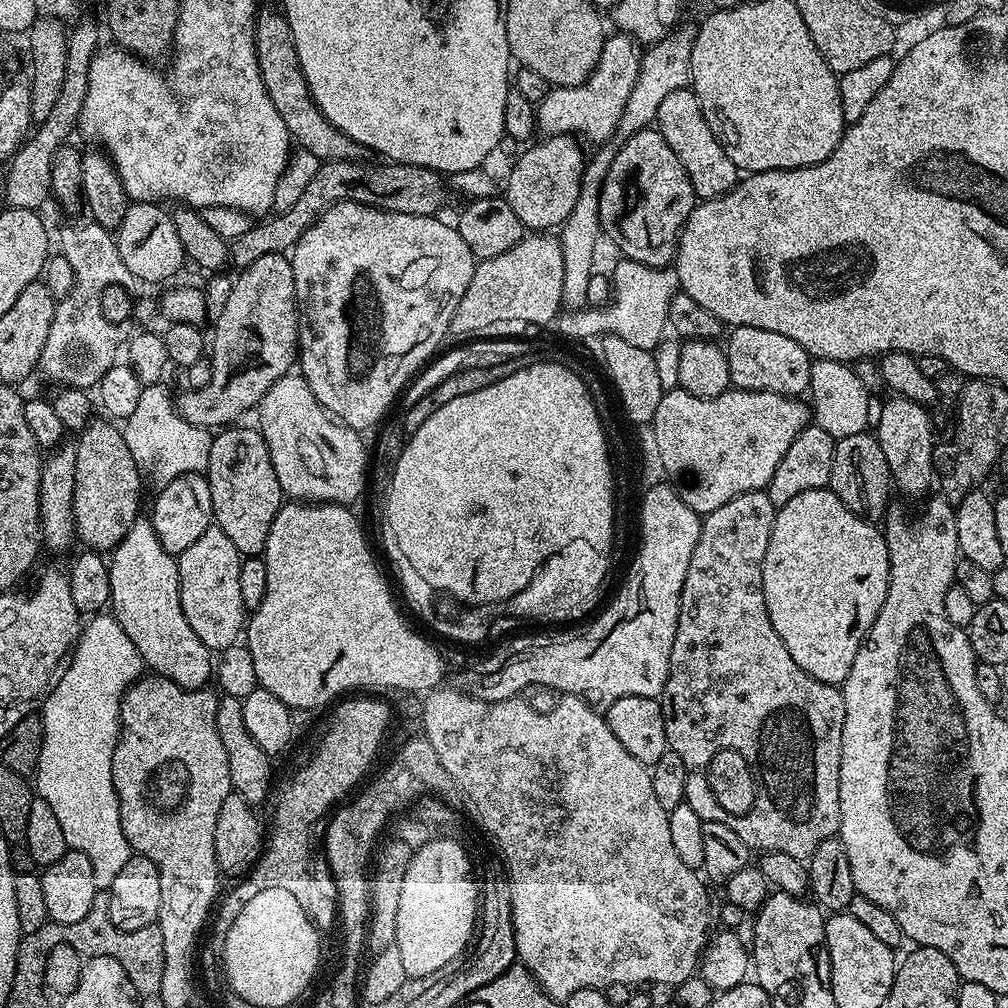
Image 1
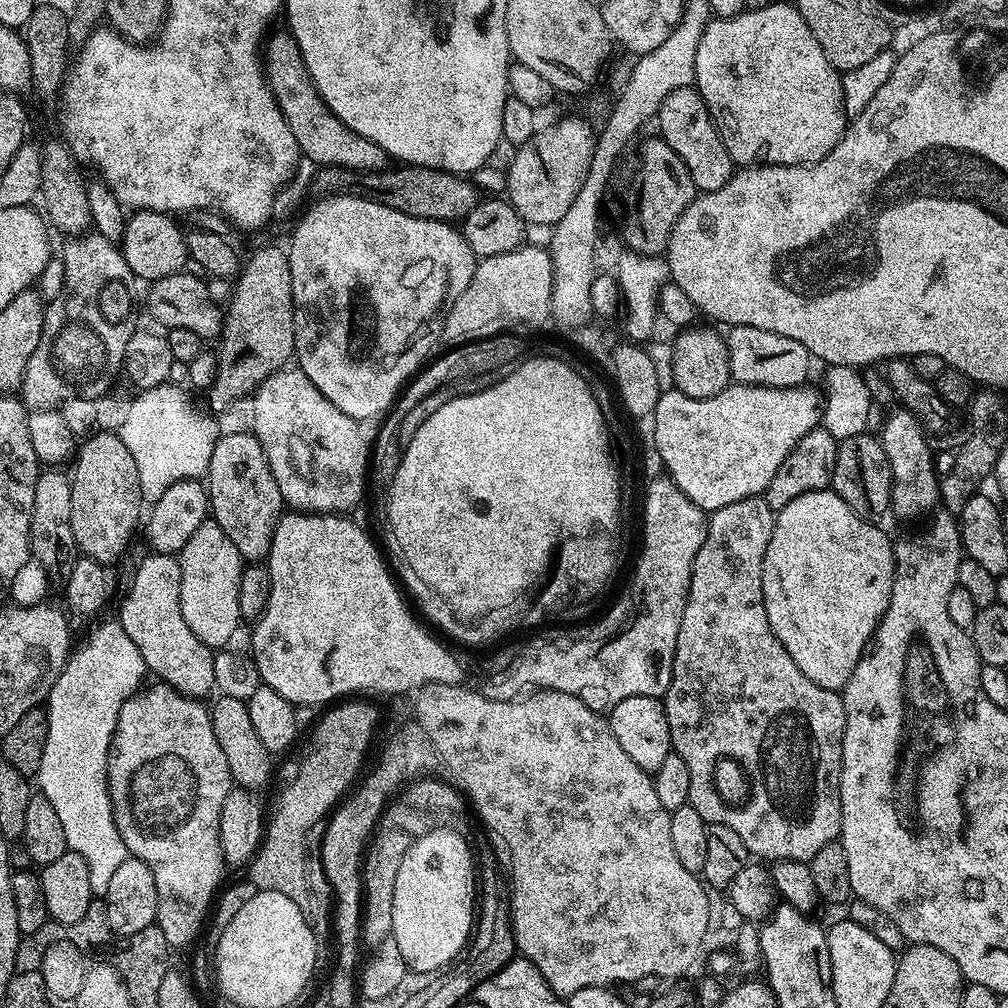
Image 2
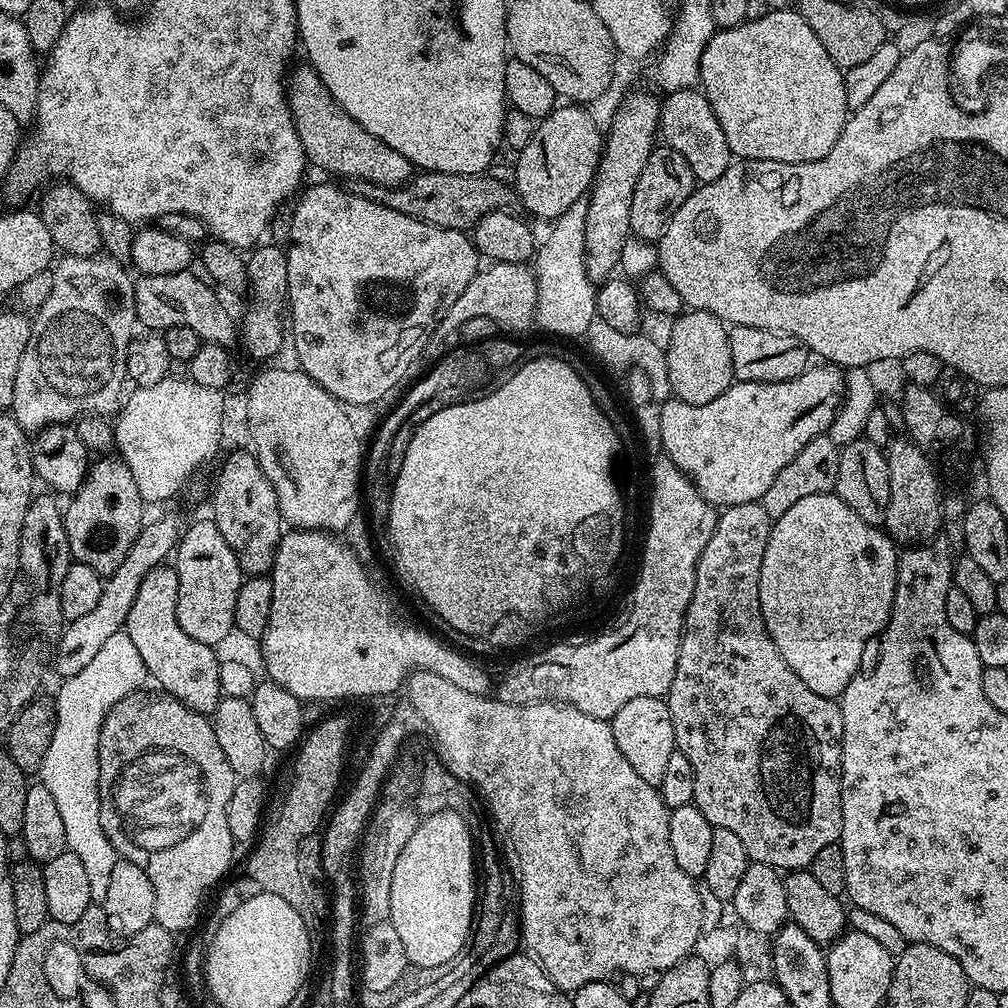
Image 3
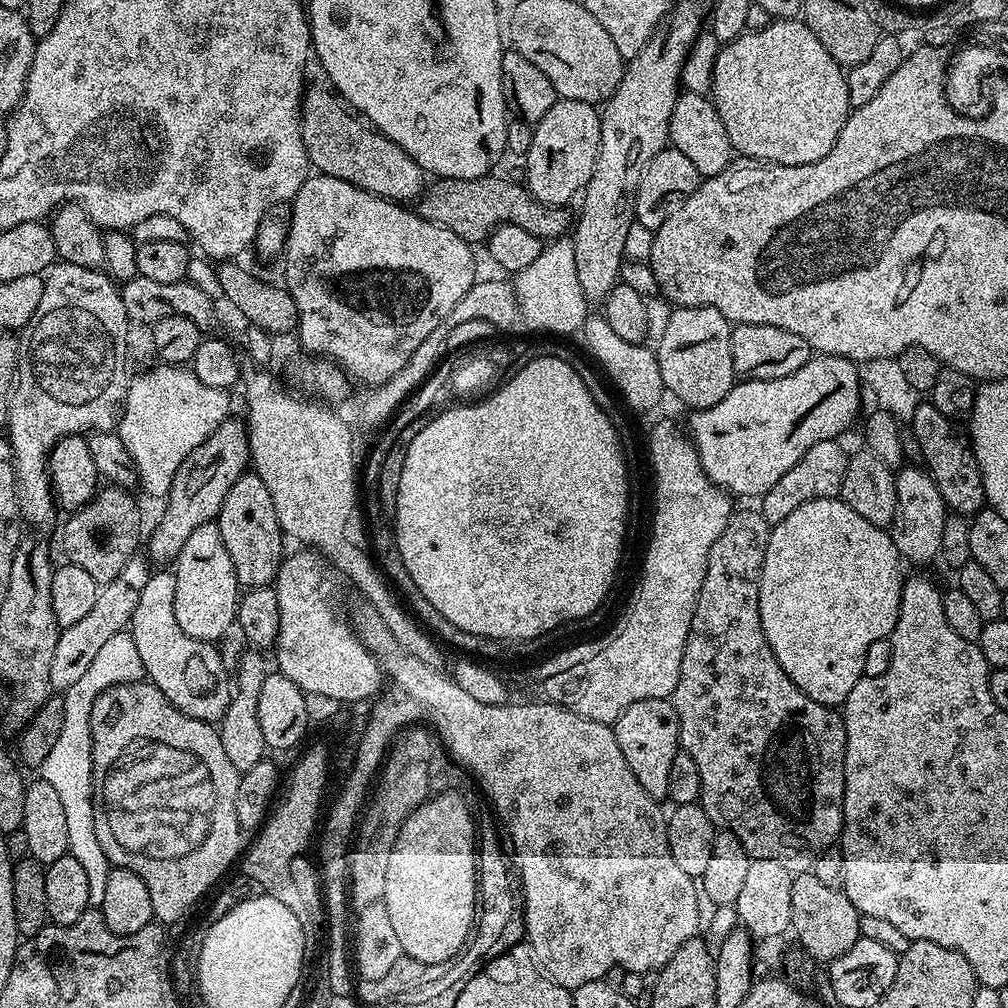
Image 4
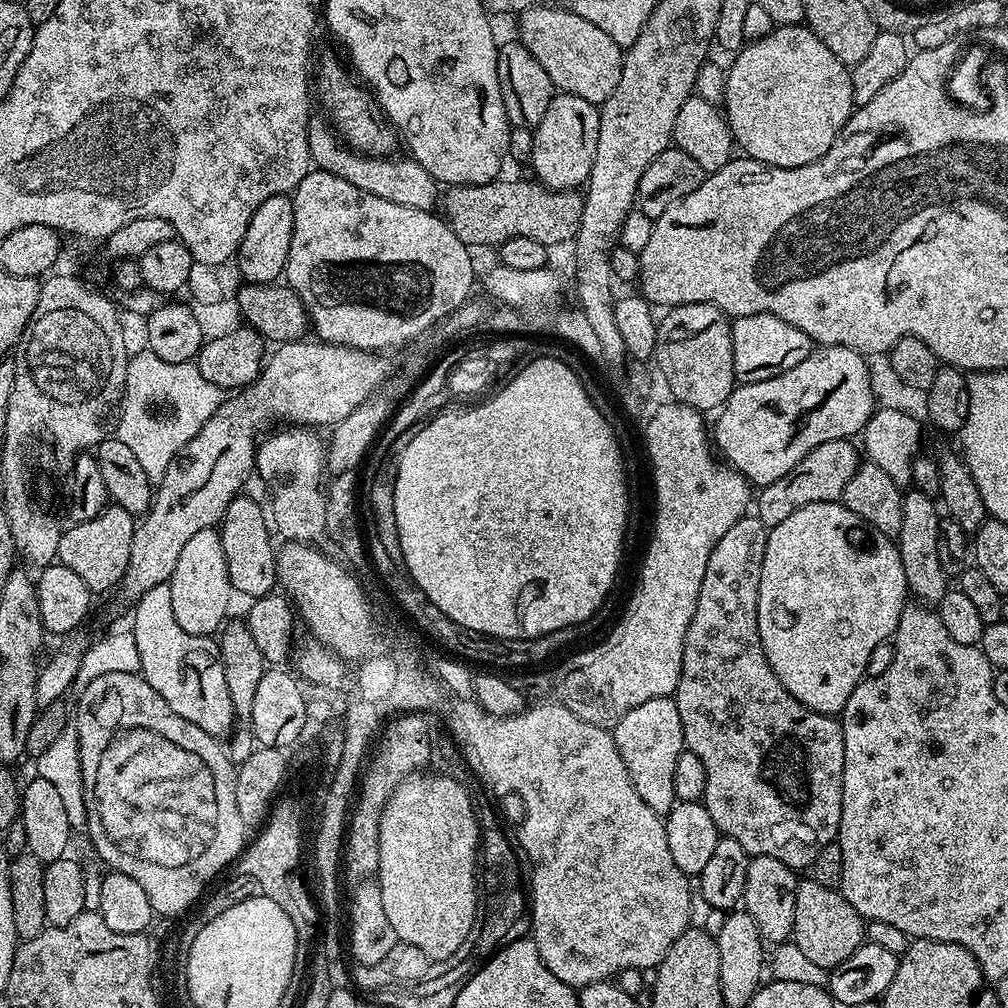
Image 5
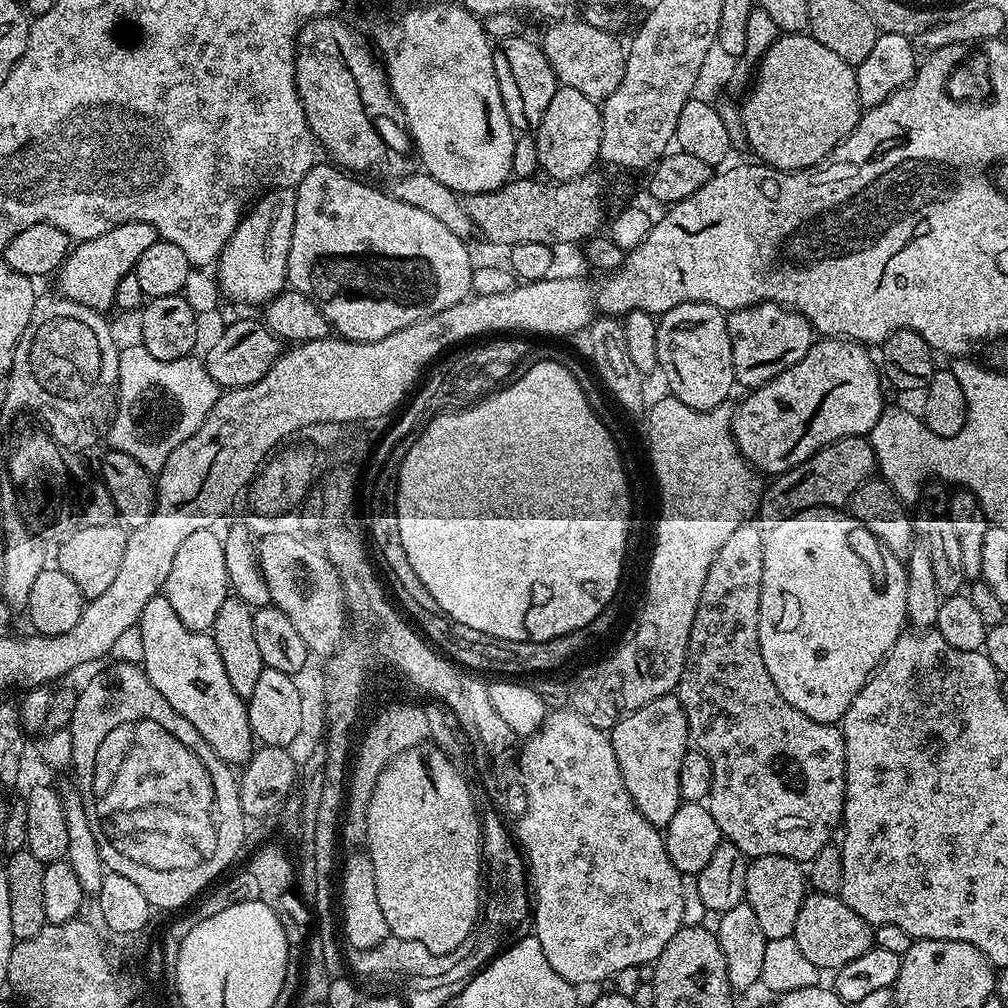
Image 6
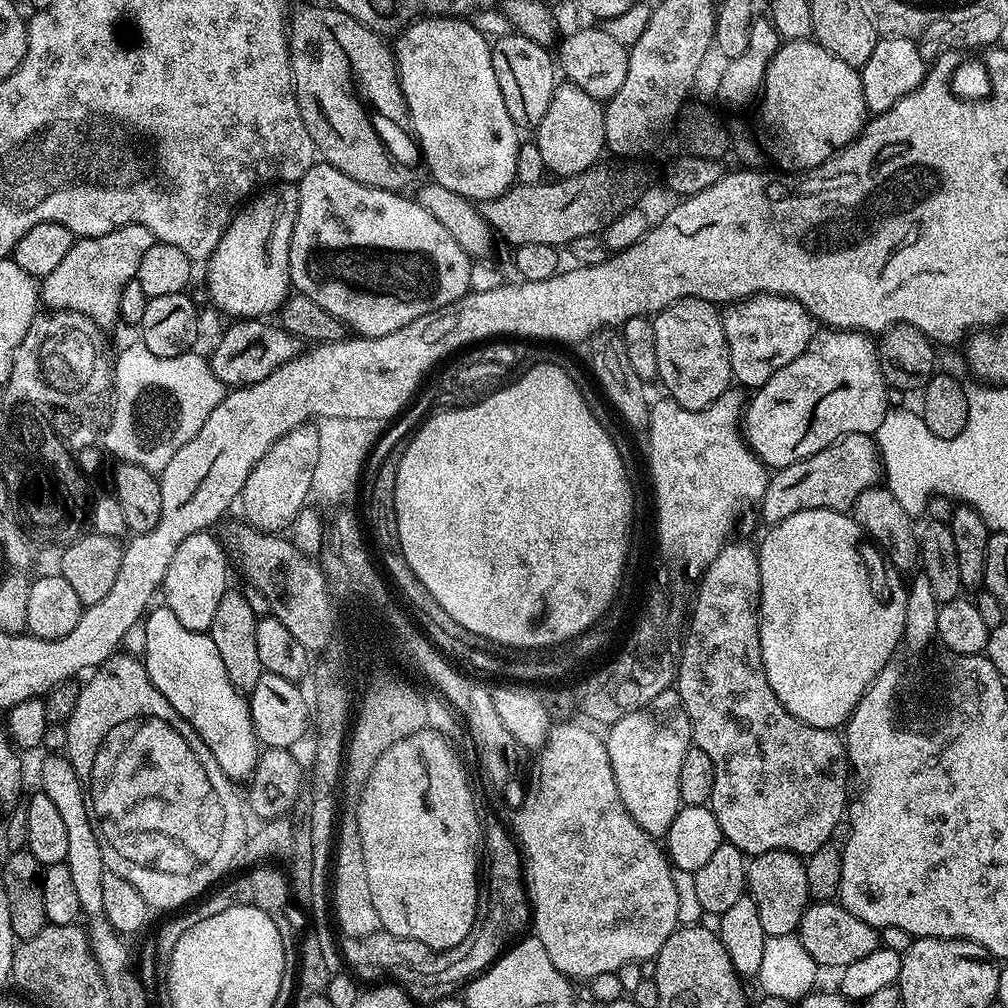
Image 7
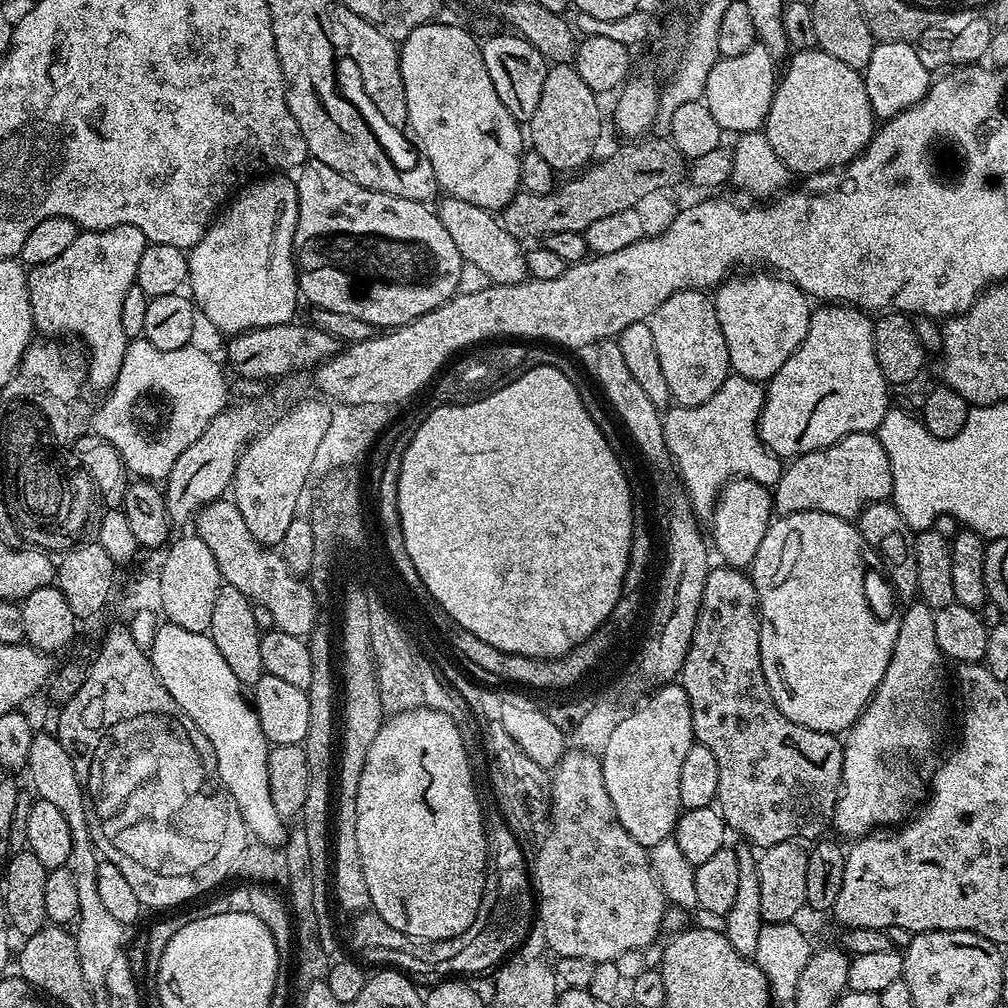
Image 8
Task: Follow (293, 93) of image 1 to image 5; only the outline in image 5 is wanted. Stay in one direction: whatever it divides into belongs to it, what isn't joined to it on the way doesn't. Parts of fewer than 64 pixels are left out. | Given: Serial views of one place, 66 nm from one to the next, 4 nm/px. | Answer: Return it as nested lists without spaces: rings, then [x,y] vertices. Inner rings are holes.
[[[312,114],[308,118],[308,149],[313,165],[319,171],[334,174],[334,178],[343,178],[345,182],[350,182],[350,186],[358,186],[358,190],[374,194],[374,198],[398,202],[398,206],[410,206],[423,212],[431,212],[437,207],[438,181],[416,160],[365,156],[362,152],[354,152],[336,135],[331,123],[320,116]]]

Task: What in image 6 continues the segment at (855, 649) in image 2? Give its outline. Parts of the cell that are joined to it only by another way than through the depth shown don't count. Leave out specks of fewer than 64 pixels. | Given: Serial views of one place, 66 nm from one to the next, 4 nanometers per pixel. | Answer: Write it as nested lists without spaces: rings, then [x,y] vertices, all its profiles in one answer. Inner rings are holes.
[[[818,508],[810,512],[797,512],[785,520],[775,521],[767,529],[762,550],[762,590],[760,591],[760,617],[758,618],[758,642],[762,650],[762,662],[766,662],[766,670],[770,670],[770,678],[774,686],[778,686],[778,694],[786,698],[786,702],[794,710],[802,710],[806,718],[823,724],[839,725],[844,719],[846,710],[850,710],[850,702],[854,702],[862,686],[871,678],[872,673],[879,668],[888,651],[898,642],[898,638],[906,630],[906,586],[908,585],[908,569],[901,561],[889,559],[888,573],[884,576],[884,592],[876,585],[876,576],[870,565],[864,561],[864,556],[852,545],[852,531],[858,525],[851,515],[844,510]]]

